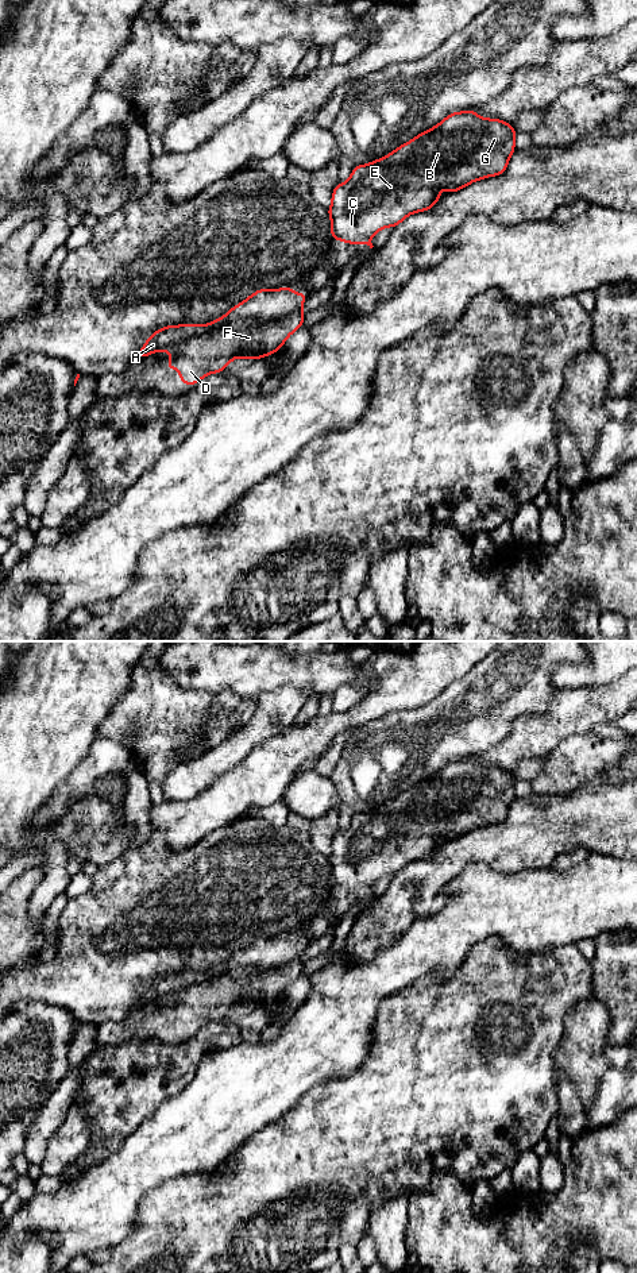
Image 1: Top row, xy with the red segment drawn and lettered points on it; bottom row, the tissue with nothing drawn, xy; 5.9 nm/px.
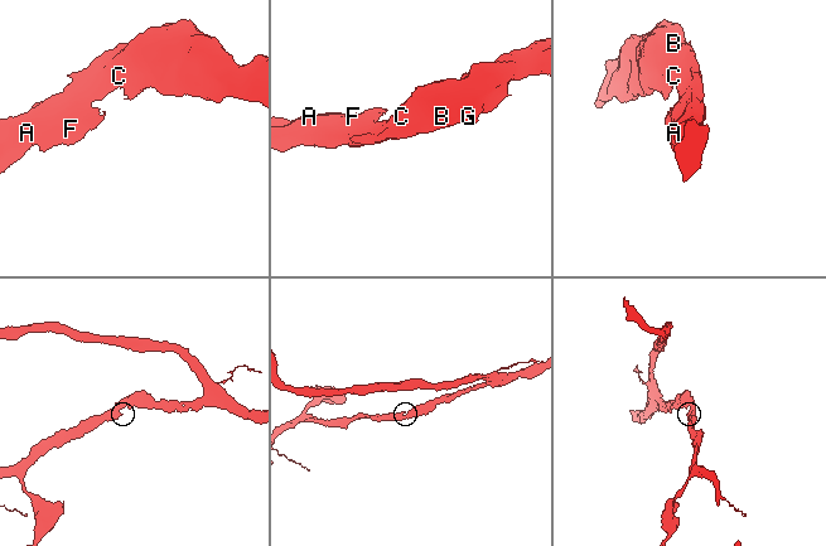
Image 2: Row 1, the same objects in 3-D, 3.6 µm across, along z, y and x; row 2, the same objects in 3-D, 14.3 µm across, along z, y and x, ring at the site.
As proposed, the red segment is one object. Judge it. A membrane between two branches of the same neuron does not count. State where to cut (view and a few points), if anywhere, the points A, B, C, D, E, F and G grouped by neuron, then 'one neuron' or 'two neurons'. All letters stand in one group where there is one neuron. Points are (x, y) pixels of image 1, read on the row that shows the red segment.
cut xy (300, 308), (265, 324), (236, 324), (192, 336), (173, 351); groups A B C E G / D F; two neurons

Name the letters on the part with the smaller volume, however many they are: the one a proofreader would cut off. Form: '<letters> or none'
D, F

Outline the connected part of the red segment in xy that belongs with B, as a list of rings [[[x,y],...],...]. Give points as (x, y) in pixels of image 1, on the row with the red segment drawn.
[[[476,109],[451,112],[444,120],[414,139],[401,144],[387,157],[352,169],[348,181],[337,184],[332,192],[332,204],[327,213],[331,217],[331,240],[348,244],[364,243],[372,248],[371,238],[386,227],[397,227],[409,215],[432,209],[447,193],[458,192],[487,177],[502,175],[509,165],[509,158],[517,150],[514,136],[517,131],[510,123],[501,119],[479,117]]]

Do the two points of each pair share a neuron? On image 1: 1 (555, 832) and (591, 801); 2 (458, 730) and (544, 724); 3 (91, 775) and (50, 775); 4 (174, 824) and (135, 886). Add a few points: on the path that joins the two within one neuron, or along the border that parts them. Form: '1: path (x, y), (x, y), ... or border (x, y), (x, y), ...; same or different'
1: path (564, 822), (571, 821), (582, 810); same
2: border (541, 714), (518, 716), (512, 729), (489, 748); different
3: border (89, 751), (87, 757), (58, 786), (49, 799); different
4: border (155, 829), (173, 849), (186, 849), (196, 844); different

